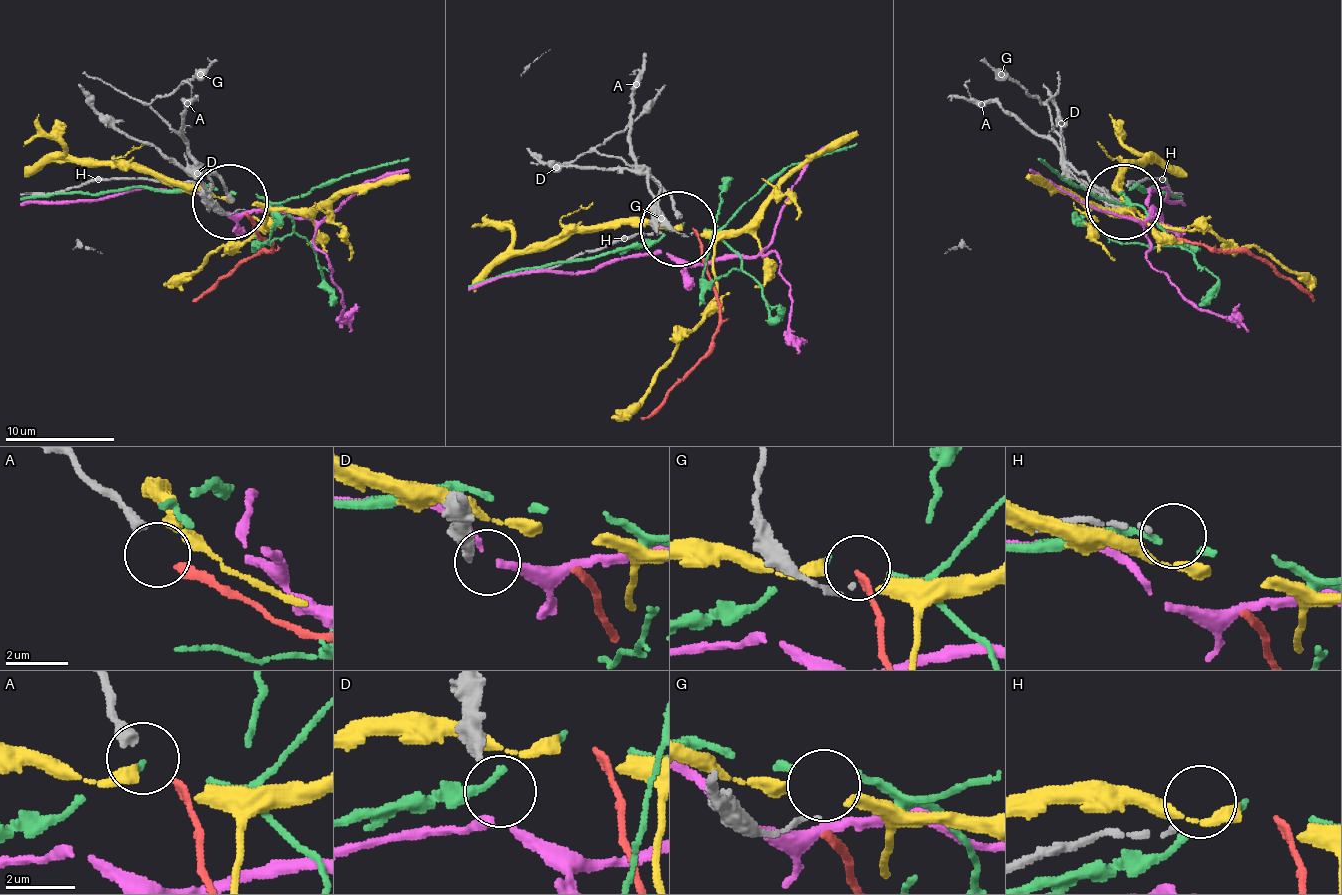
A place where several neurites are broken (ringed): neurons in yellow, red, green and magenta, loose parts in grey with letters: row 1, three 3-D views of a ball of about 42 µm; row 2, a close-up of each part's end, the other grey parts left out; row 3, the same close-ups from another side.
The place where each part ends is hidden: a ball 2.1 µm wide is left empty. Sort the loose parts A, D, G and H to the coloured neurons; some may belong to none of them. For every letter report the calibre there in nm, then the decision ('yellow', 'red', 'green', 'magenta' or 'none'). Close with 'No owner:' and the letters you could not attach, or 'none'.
A: 360 nm thick; red
D: 360 nm thick; magenta
G: 100 nm thick; green
H: 130 nm thick; none
No owner: H

